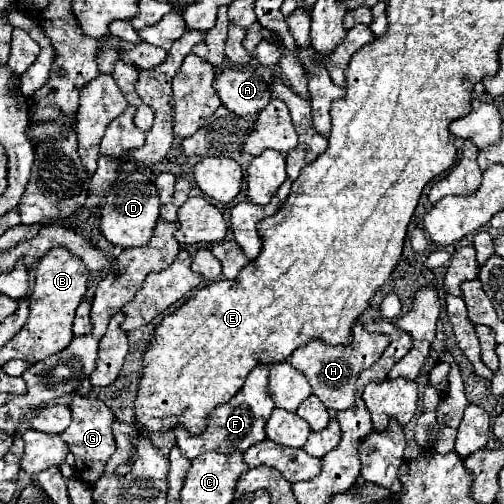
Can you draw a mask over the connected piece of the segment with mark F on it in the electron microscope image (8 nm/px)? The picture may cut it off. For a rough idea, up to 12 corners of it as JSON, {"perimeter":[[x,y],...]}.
{"perimeter":[[267,364],[247,374],[201,434],[177,424],[189,460],[209,450],[245,452],[265,438],[275,408]]}

